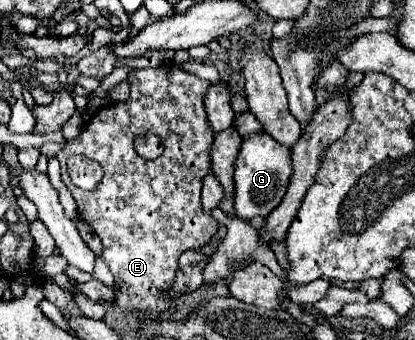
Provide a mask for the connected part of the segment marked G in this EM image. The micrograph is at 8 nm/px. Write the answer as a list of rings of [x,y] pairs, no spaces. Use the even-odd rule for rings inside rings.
[[[266,131],[256,135],[246,135],[240,145],[240,155],[236,157],[236,171],[234,171],[234,185],[236,185],[236,213],[240,219],[252,219],[256,215],[268,217],[276,205],[280,205],[288,179],[292,175],[292,151],[276,143]]]

